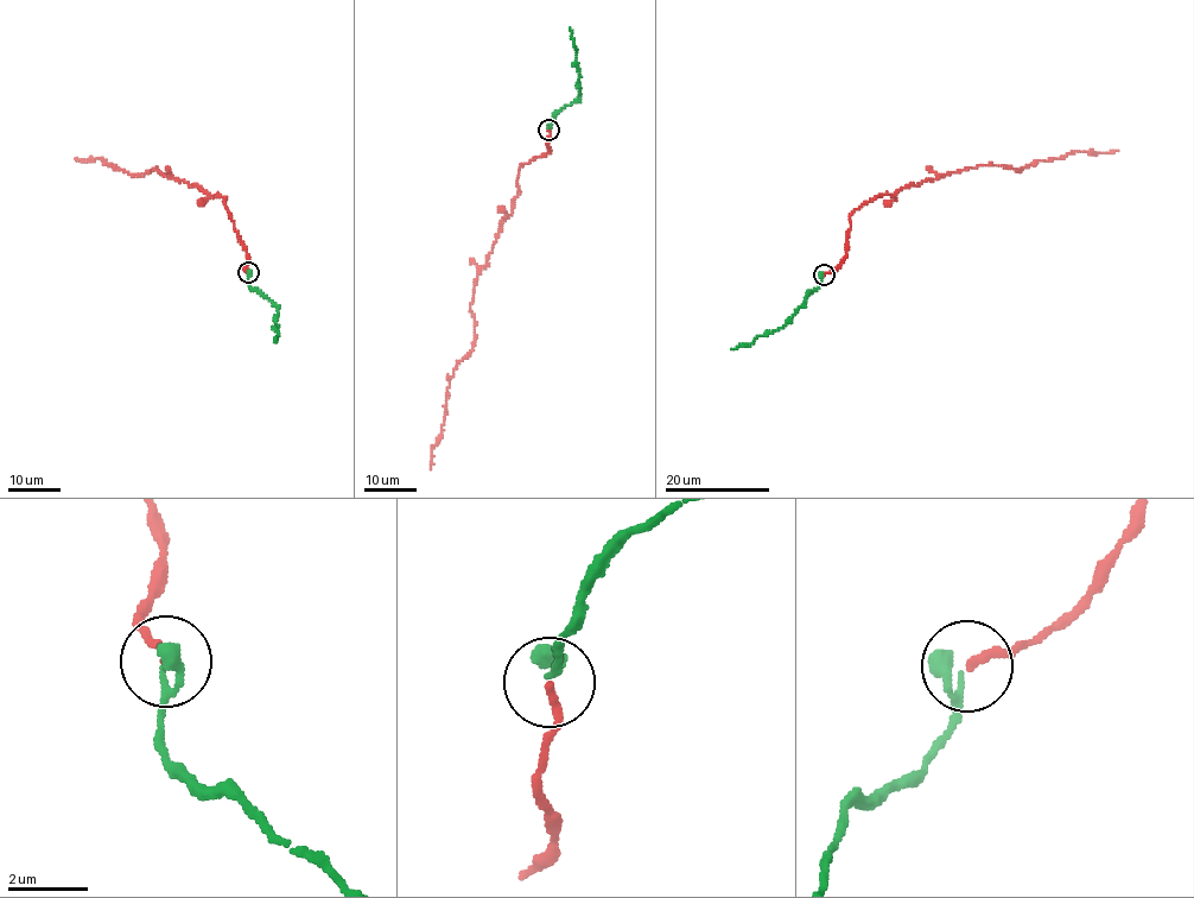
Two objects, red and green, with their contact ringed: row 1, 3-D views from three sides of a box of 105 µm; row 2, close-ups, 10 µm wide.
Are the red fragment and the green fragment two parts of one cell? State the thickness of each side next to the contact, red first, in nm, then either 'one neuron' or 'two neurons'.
calibres 200 and 130 nm; one neuron

